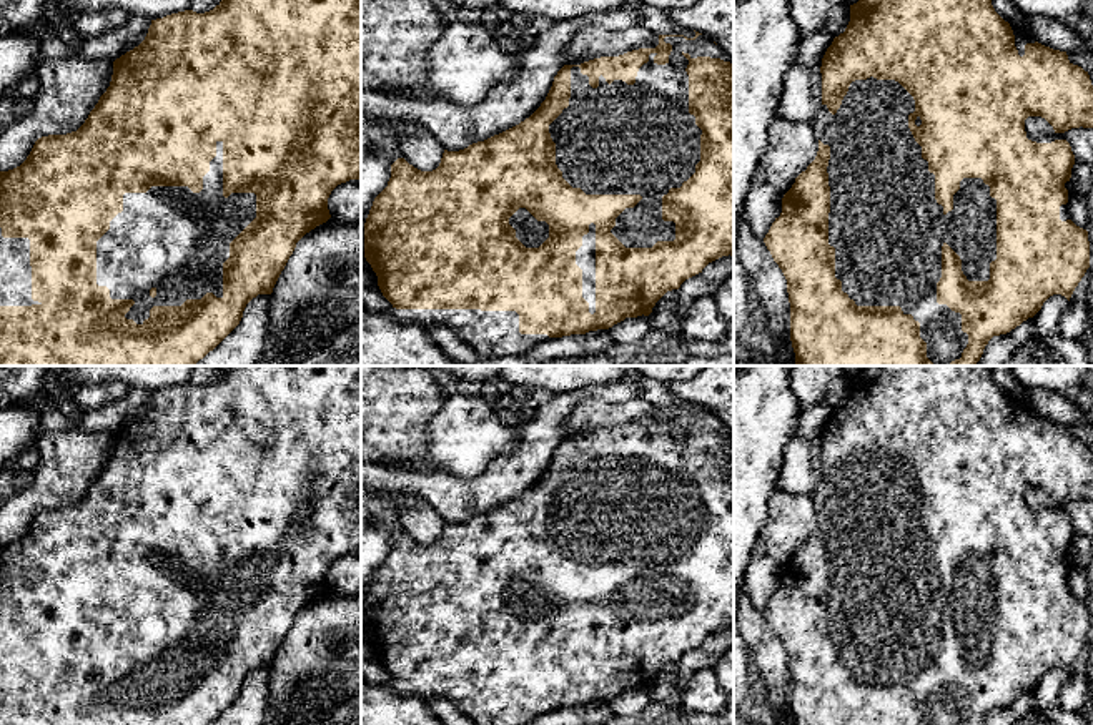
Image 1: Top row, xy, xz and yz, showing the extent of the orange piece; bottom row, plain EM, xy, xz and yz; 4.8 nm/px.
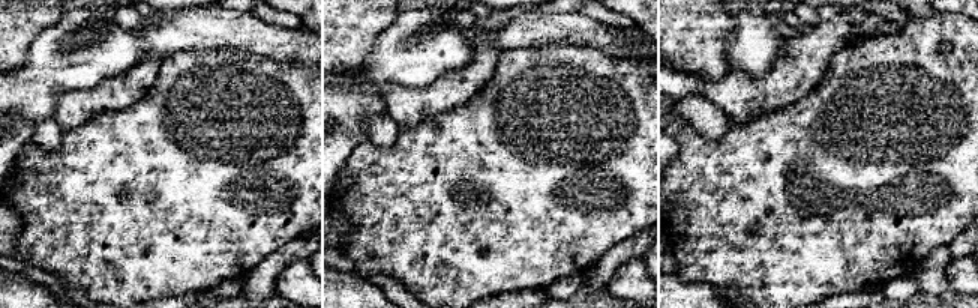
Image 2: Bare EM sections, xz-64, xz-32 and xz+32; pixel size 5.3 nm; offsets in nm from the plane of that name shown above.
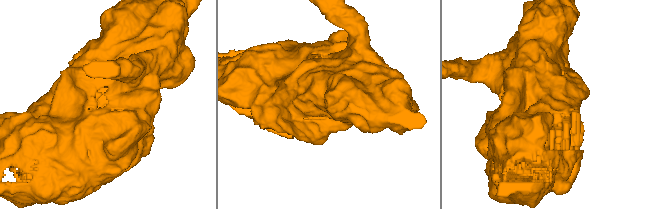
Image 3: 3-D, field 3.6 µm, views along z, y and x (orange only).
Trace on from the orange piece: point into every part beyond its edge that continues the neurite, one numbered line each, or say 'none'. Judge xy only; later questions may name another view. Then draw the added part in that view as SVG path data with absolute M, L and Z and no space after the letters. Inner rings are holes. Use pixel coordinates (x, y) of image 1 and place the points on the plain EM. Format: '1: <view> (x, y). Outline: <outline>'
1: xy (170, 611). Outline: M216 514L216 529L210 534L210 544L203 549L203 562L193 565L188 559L151 559L146 565L125 565L123 584L110 594L110 602L96 614L96 657L110 662L111 672L133 672L135 677L125 687L136 697L150 690L153 678L181 678L186 672L201 672L206 665L223 670L223 635L230 630L230 615L256 590L255 565L231 565L223 569L223 514Z

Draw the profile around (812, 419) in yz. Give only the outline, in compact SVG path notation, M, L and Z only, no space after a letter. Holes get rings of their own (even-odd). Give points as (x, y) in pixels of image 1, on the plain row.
M827 402L815 404L812 407L802 409L799 417L799 424L795 429L795 436L802 436L805 439L812 439L820 442L822 431L827 421L832 417L833 409Z

